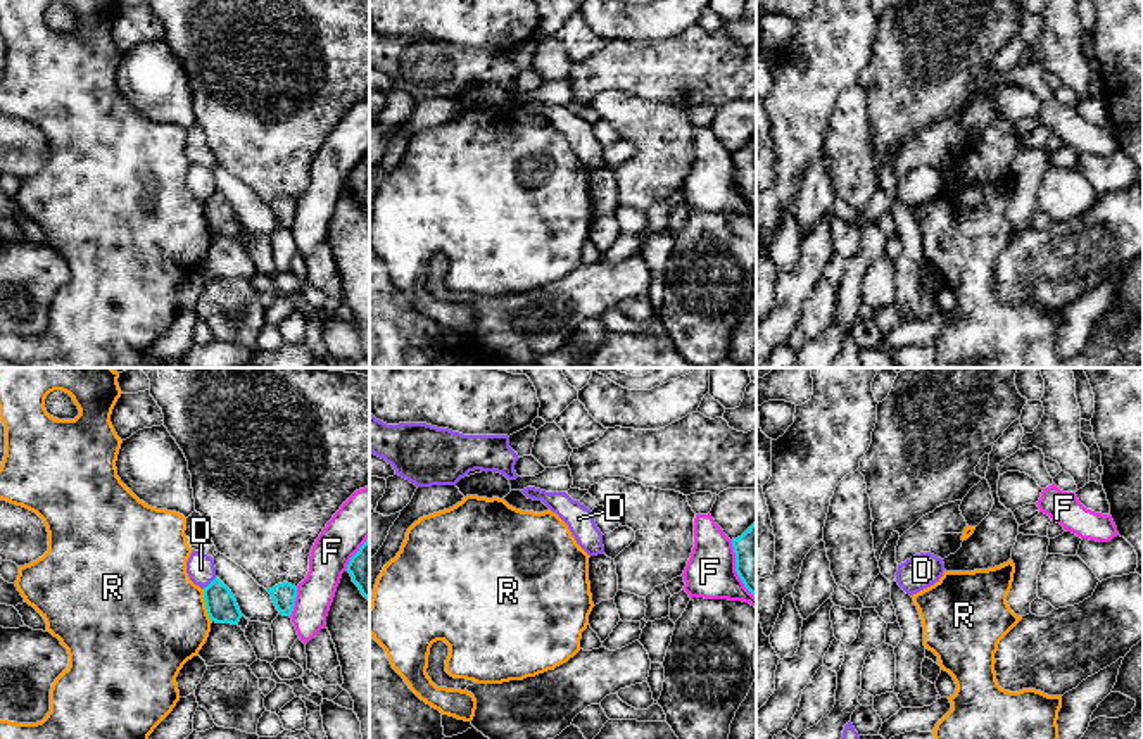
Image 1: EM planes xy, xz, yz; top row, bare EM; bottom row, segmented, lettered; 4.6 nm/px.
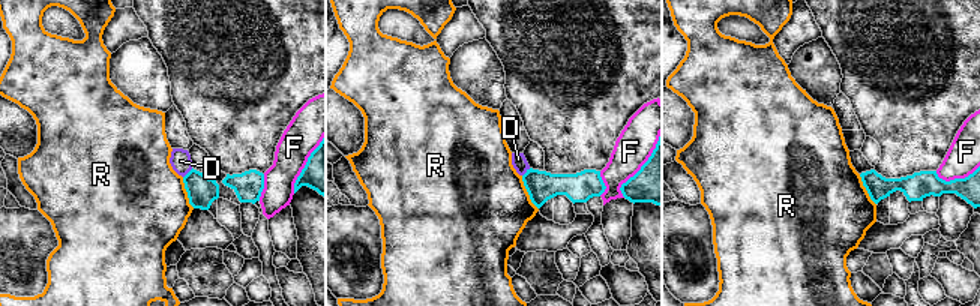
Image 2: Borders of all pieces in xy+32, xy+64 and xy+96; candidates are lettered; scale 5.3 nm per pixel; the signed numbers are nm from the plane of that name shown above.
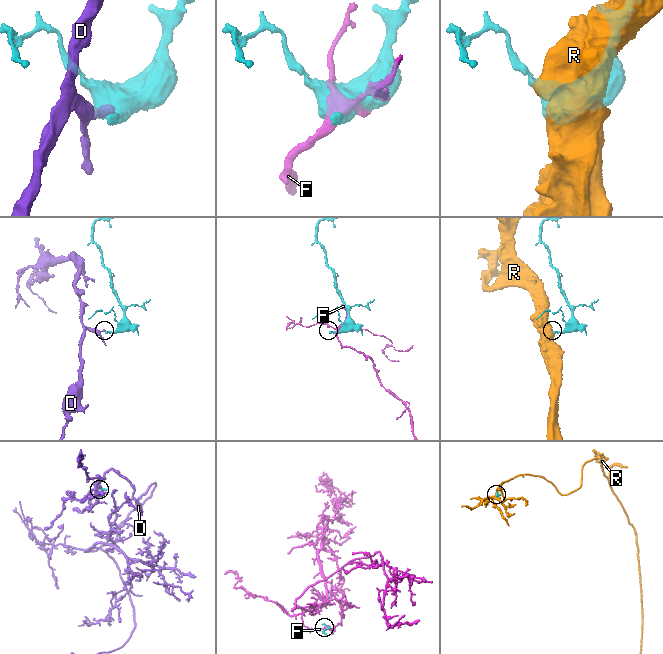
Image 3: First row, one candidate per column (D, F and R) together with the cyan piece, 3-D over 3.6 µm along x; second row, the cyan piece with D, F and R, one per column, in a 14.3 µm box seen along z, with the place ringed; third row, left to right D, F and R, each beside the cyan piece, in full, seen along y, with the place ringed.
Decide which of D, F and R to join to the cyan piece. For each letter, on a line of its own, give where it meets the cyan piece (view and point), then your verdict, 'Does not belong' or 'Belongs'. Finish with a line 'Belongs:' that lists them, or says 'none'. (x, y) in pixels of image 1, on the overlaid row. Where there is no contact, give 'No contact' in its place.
D: Touches cyan at xy (211, 582). Does not belong
F: Touches cyan at xy (294, 601). Does not belong
R: Touches cyan at xy (206, 606). Does not belong
Belongs: none

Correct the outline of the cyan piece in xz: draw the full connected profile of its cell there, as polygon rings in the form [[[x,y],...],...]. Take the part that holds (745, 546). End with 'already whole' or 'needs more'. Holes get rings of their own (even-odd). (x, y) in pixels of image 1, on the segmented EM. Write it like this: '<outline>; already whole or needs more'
[[[756,521],[737,539],[732,539],[736,572],[744,587],[756,597]]]; already whole

